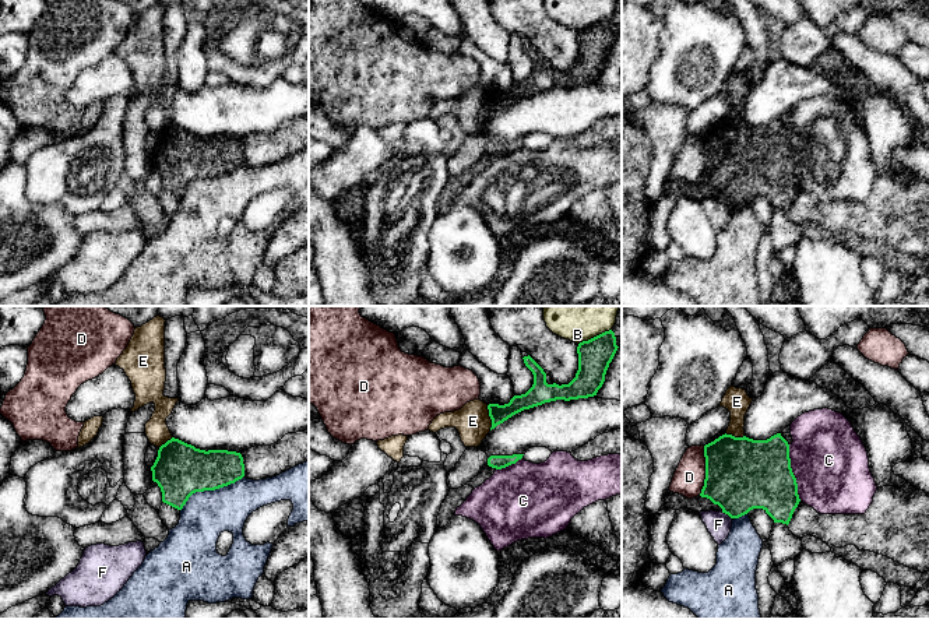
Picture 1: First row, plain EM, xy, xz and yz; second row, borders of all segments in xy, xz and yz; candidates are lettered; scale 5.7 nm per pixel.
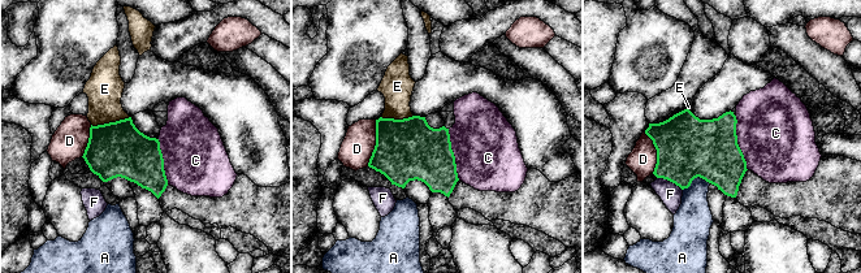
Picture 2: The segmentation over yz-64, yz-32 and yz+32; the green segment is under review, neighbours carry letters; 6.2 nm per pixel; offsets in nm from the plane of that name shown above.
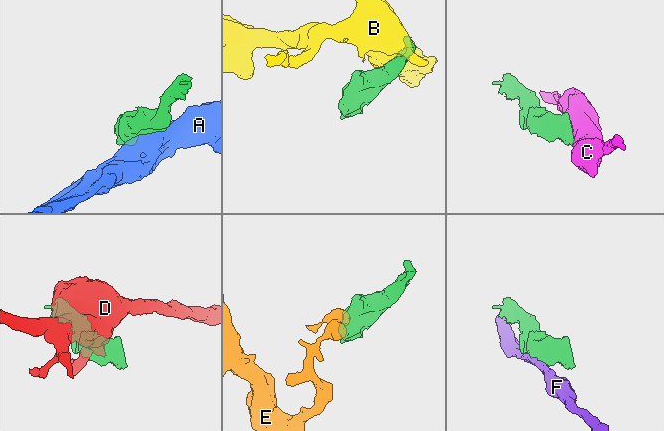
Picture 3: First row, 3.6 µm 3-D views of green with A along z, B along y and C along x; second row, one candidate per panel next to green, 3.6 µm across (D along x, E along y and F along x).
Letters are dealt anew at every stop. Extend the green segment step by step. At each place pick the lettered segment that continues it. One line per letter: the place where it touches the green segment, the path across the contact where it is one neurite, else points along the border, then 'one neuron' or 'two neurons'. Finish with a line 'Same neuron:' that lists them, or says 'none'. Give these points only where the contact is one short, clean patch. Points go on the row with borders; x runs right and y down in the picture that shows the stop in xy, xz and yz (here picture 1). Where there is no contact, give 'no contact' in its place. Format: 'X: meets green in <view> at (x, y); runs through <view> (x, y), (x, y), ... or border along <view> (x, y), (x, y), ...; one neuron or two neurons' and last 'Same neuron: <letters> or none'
A: meets green in xy at (210, 489); two neurons
B: meets green in xz at (594, 337); two neurons
C: meets green in yz at (792, 472); two neurons
D: meets green in yz at (706, 471); border along yz (704, 446), (704, 485), (699, 495); two neurons
E: meets green in xz at (491, 418); border along xz (486, 405), (491, 429); two neurons
F: meets green in yz at (727, 513); two neurons
Same neuron: none

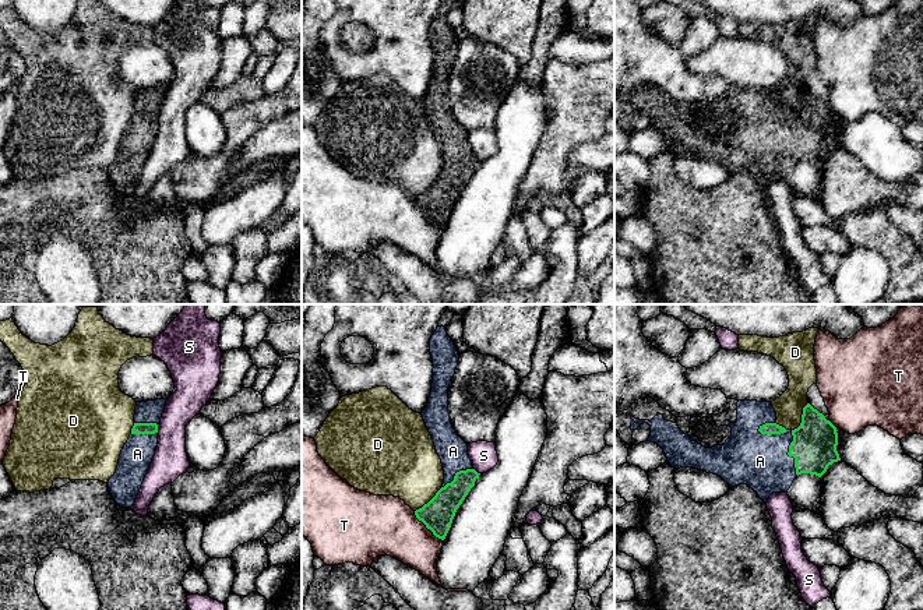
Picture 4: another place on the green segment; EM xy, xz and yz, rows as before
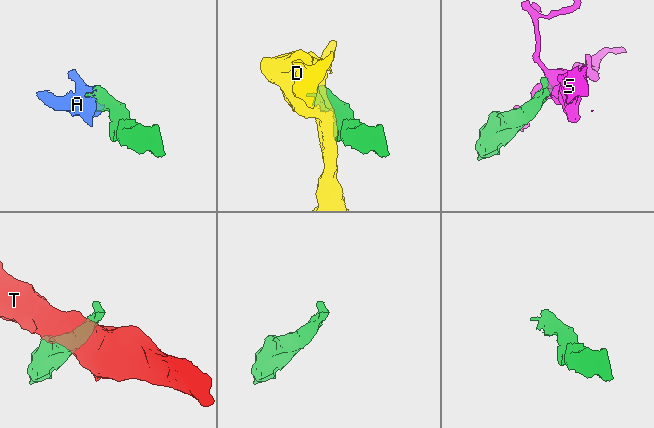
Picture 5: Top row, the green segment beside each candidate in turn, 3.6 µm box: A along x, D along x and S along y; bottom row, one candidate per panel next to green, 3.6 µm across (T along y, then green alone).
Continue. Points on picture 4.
A: meets green in yz at (772, 433); one neuron
D: meets green in yz at (802, 418); two neurons
S: meets green in xy at (157, 429); border along xy (157, 425), (158, 432); two neurons
T: meets green in xz at (427, 528); two neurons
Same neuron: A

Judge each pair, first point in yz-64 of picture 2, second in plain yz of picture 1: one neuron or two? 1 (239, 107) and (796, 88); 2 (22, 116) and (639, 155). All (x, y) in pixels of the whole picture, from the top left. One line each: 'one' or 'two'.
1: one
2: two

